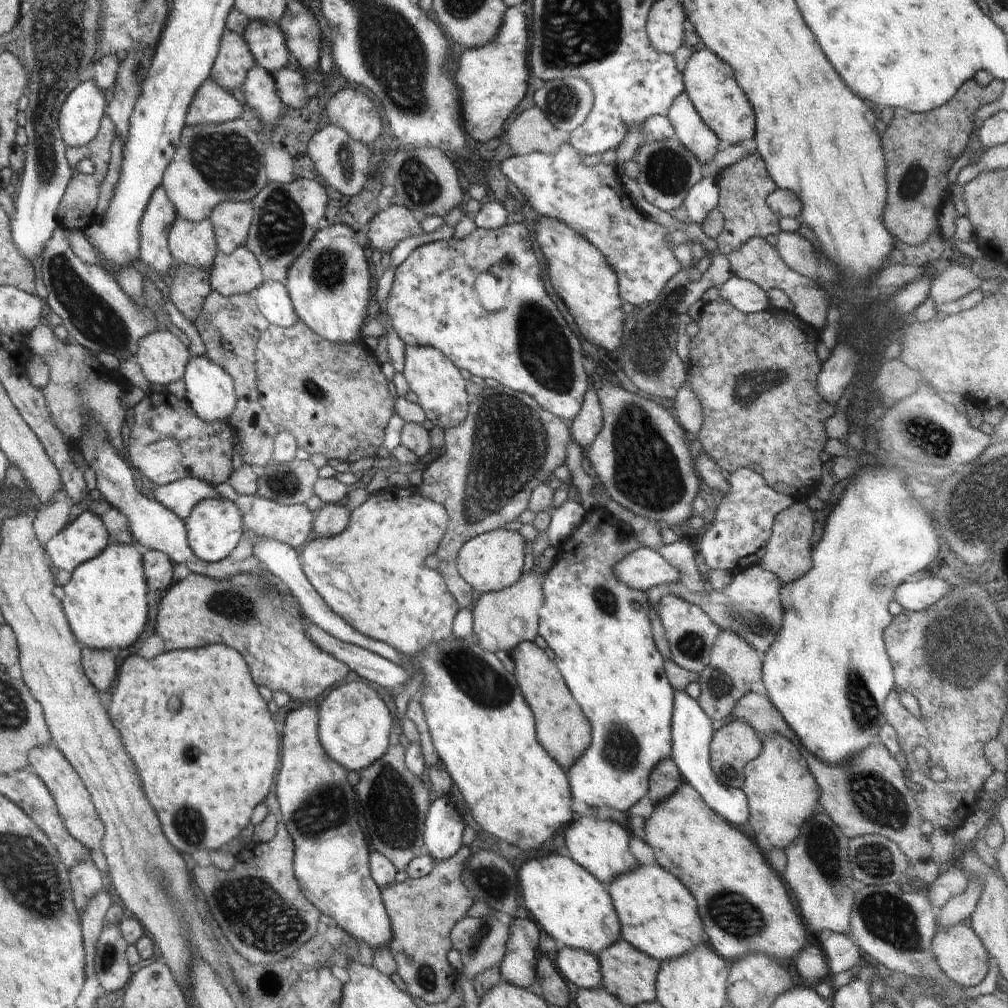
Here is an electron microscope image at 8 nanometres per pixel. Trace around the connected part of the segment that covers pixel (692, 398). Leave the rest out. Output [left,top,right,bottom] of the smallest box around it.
[675,376,703,438]

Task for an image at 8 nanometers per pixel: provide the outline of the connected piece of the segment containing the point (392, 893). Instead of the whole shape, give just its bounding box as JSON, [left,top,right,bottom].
[380,845,474,1004]

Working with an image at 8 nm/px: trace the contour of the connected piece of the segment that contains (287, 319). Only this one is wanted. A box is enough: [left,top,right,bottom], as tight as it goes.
[249,280,299,328]

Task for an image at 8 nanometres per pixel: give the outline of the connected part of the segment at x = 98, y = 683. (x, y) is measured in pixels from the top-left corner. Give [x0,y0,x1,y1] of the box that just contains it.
[80,645,119,692]

